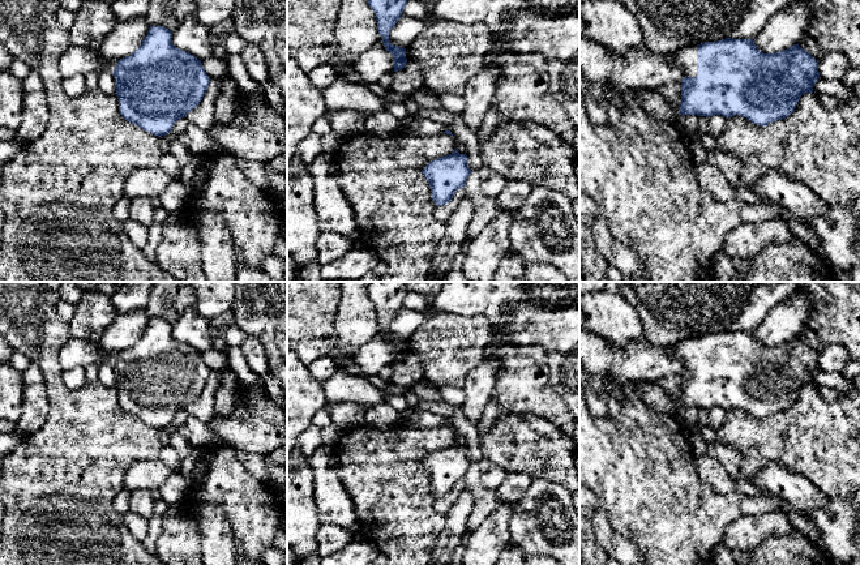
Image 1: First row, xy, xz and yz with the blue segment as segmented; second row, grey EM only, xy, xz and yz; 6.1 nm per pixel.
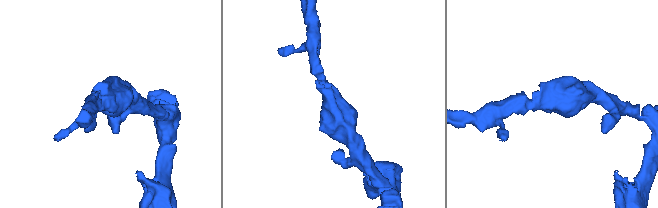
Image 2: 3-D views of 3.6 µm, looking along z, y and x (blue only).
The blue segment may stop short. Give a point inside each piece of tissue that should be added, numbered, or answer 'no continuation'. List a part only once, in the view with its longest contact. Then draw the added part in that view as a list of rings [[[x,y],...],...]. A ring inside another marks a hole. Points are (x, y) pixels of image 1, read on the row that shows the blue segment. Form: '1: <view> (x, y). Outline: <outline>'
1: xy (75, 60). Outline: [[[70,46],[59,59],[59,70],[63,78],[90,72],[114,73],[117,60],[102,61],[95,50]]]
2: yz (685, 58). Outline: [[[685,46],[671,53],[671,61],[681,68],[684,77],[697,76],[697,46]]]

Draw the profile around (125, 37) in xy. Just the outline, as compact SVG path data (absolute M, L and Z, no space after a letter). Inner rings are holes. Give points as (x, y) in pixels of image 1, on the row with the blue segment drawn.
M145 17L117 22L97 50L99 59L112 61L131 56L141 46L149 29Z

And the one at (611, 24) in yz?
M624 0L579 3L579 38L590 39L617 53L646 48L643 29Z

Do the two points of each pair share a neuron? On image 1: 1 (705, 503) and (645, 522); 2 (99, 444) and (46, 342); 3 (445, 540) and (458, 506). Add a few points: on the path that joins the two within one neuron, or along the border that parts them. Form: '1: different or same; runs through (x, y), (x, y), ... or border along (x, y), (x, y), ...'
1: same; runs through (691, 517), (659, 517)
2: same; runs through (78, 419), (56, 390), (50, 367)
3: same; runs through (453, 533), (458, 516)

